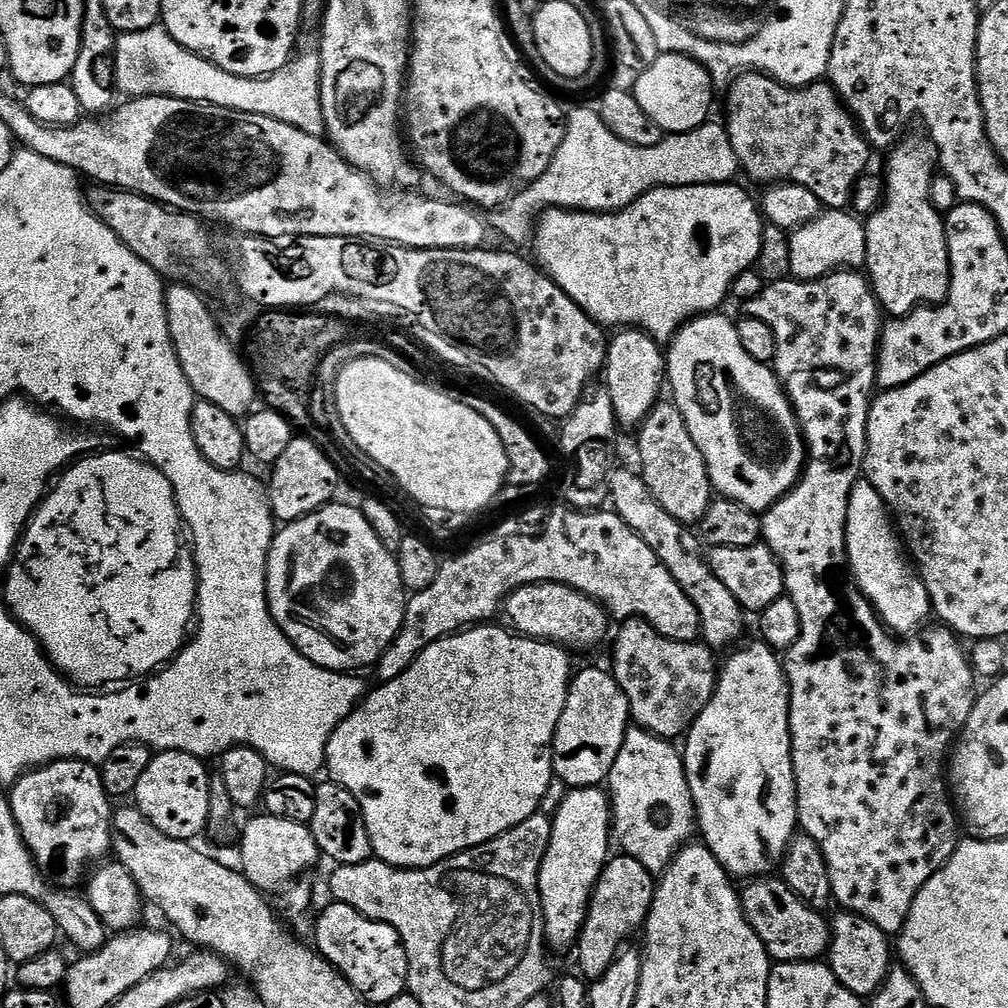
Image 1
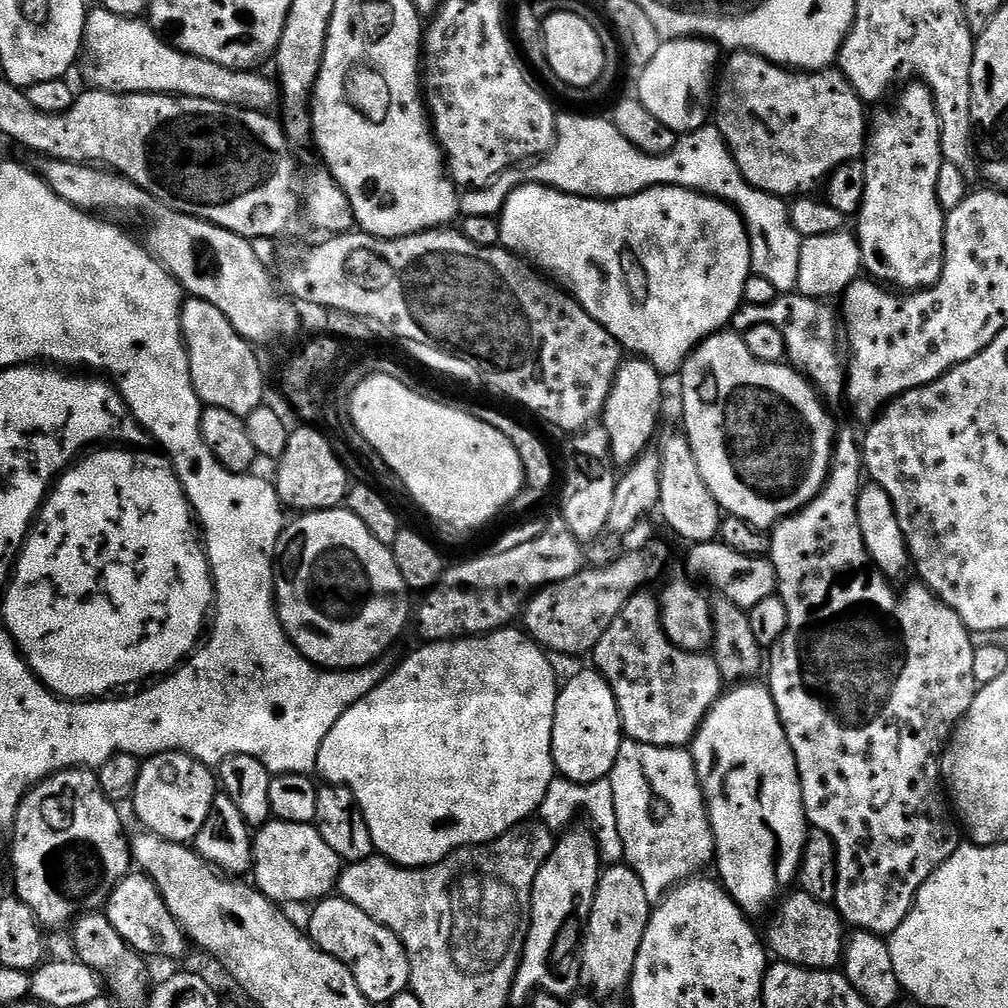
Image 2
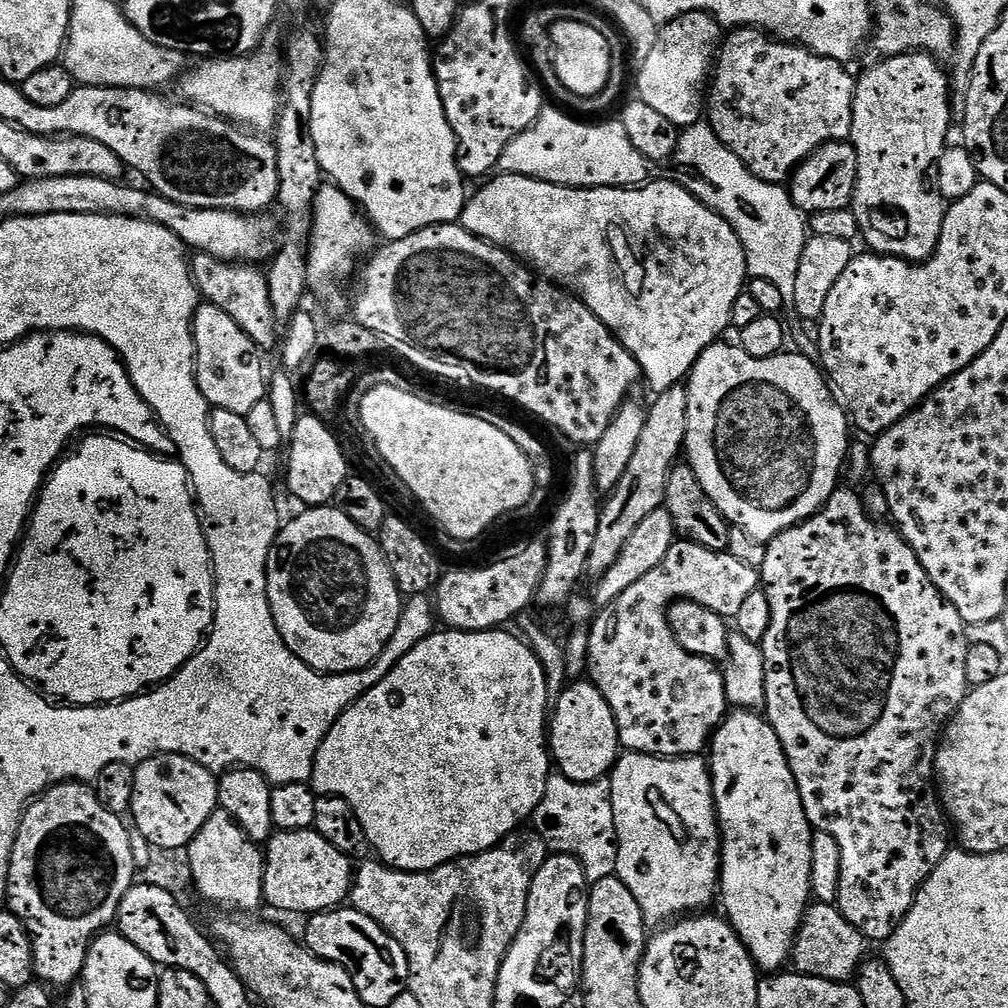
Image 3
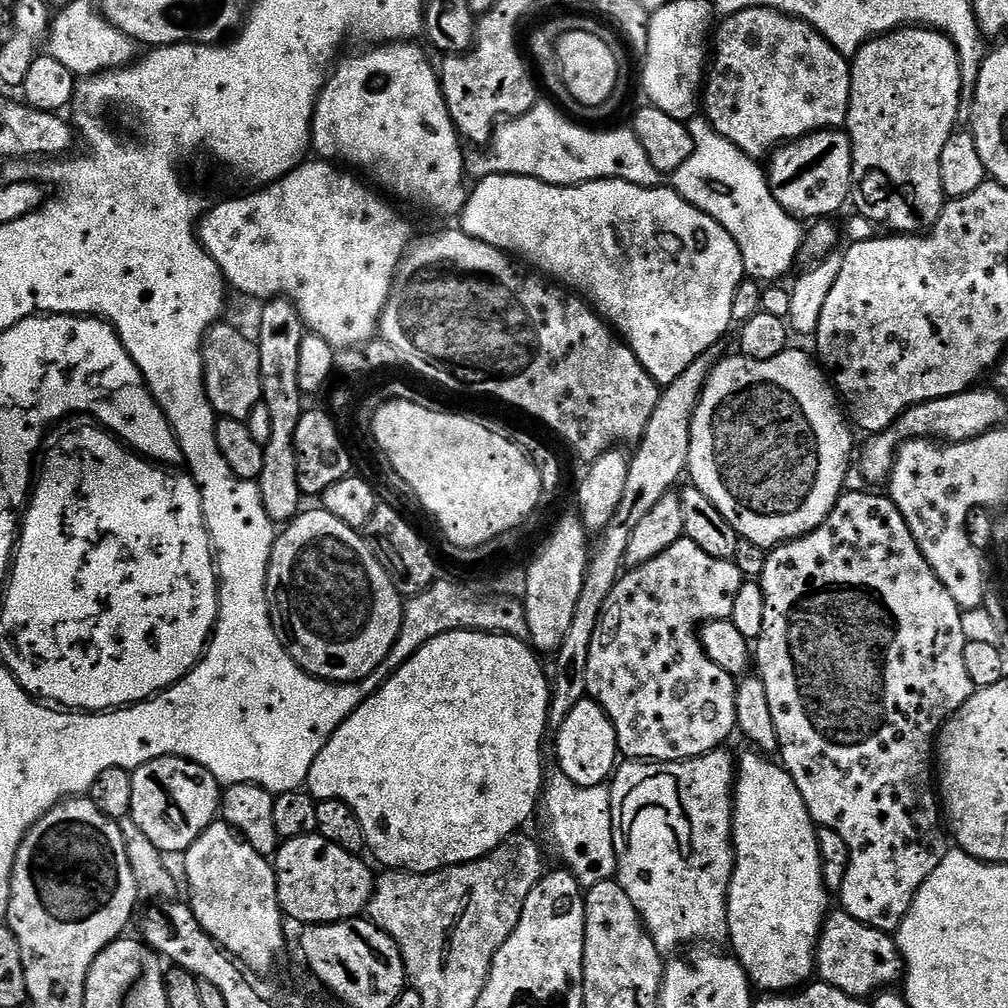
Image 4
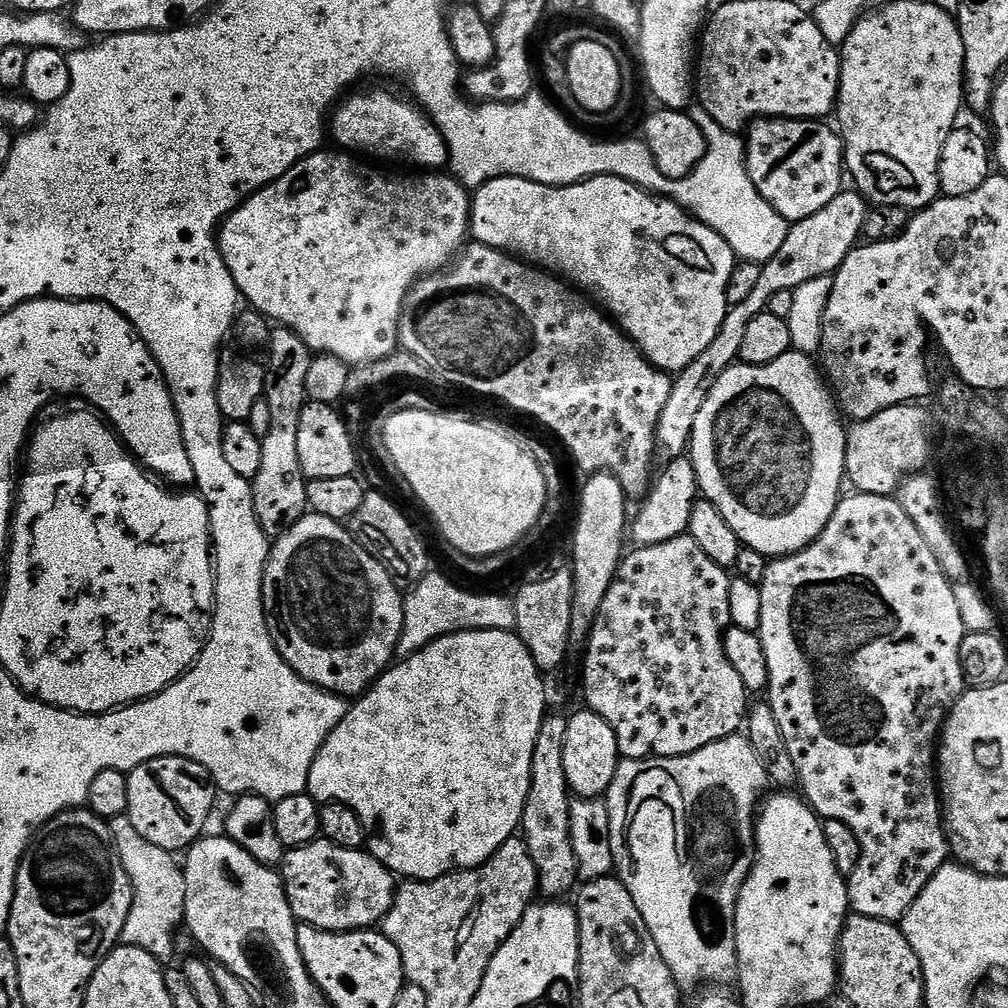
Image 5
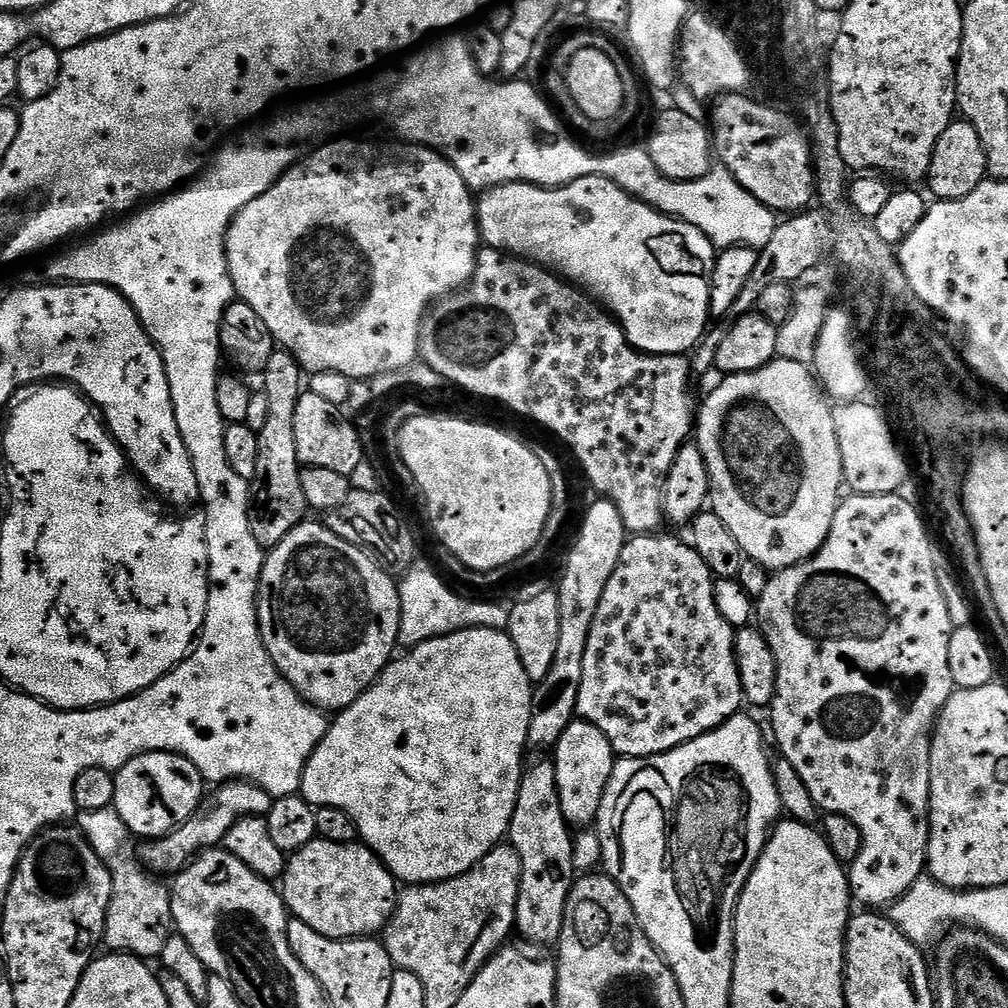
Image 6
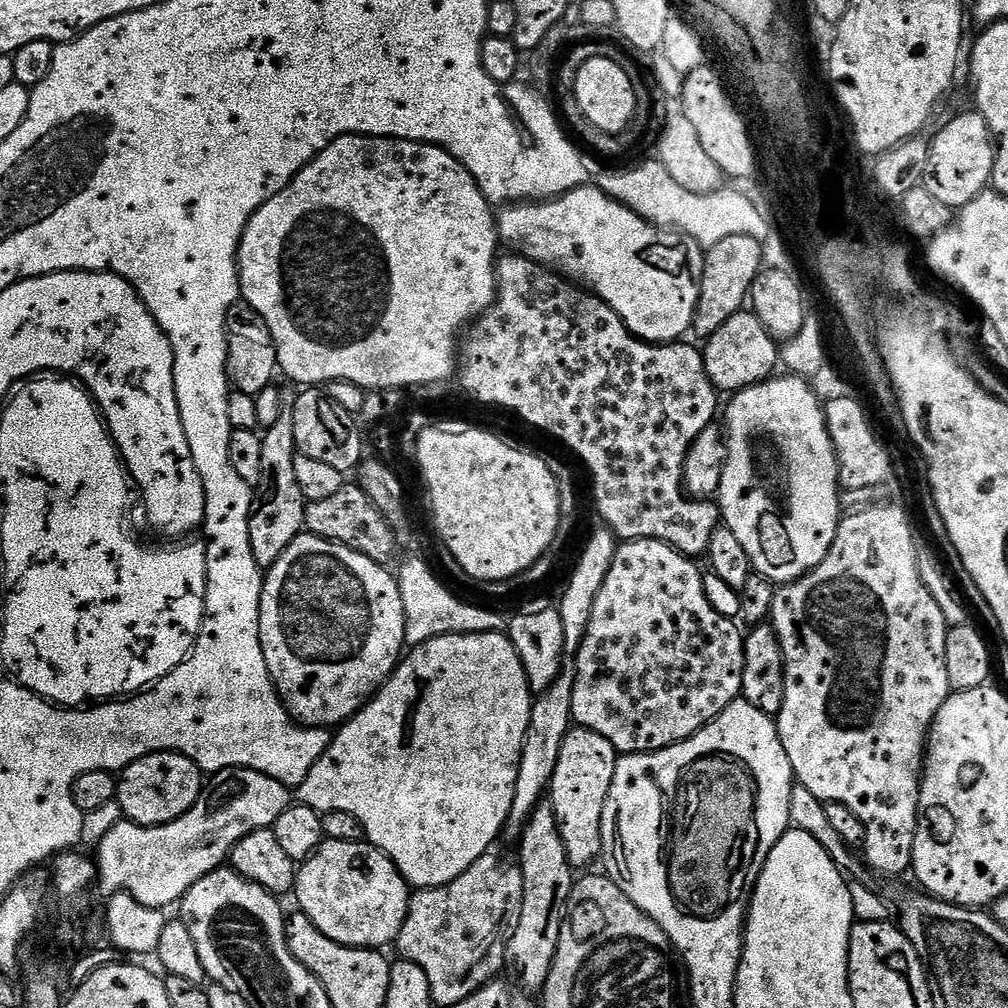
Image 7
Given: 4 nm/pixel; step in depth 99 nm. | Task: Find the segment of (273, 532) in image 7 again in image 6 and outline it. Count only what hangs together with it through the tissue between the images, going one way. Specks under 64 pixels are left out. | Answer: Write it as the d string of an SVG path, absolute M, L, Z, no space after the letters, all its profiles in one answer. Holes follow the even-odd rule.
M276 350L263 370L262 379L262 390L270 402L270 415L266 417L266 426L262 426L258 434L258 474L254 481L252 529L260 547L271 550L277 548L290 530L305 523L307 516L304 515L310 512L306 494L302 492L298 445L294 443L294 412L298 410L298 398L305 387L306 376L293 356Z

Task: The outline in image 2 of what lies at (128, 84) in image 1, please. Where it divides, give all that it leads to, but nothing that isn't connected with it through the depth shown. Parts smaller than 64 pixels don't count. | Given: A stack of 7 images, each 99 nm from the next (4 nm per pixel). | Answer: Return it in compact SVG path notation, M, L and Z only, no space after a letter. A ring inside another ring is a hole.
M99 6L93 7L88 14L84 27L84 46L82 49L82 68L84 76L91 87L105 92L158 92L177 96L193 96L206 98L223 104L235 104L237 108L250 108L253 112L267 113L278 104L278 88L271 79L259 76L256 70L237 70L218 66L218 62L210 62L206 58L191 56L173 48L159 32L155 32L151 23L140 18L129 18L110 14L110 10Z

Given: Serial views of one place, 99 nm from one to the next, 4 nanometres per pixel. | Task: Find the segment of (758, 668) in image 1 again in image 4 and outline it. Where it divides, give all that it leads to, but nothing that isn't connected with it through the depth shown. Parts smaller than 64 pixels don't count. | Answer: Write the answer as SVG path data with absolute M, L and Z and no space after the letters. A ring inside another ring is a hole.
M747 750L738 756L738 767L734 772L734 795L732 798L732 848L736 851L736 865L732 871L732 881L728 883L728 940L732 944L731 951L748 975L751 987L764 994L787 994L801 986L807 985L816 972L816 942L820 938L820 929L830 911L828 899L830 893L822 878L822 862L818 850L818 828L812 816L806 810L806 802L802 802L802 794L798 794L798 786L794 786L794 778L775 759L756 750Z

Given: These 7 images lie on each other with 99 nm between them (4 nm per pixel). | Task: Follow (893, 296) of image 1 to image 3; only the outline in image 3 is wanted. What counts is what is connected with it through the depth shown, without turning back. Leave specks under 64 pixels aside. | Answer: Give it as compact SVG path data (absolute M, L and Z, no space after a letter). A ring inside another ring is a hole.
M907 52L890 56L865 70L856 80L852 139L857 150L857 182L851 209L856 215L859 235L877 256L893 256L895 260L923 262L929 260L938 246L946 211L944 195L938 186L938 166L952 124L950 76L940 69L941 61L926 52Z

